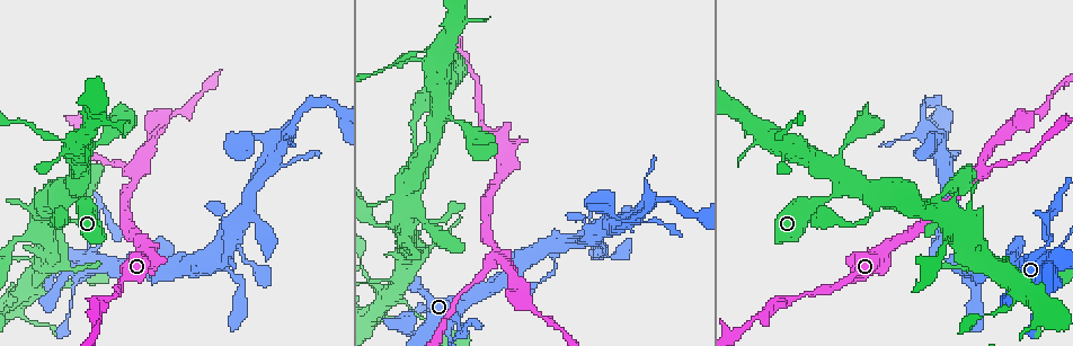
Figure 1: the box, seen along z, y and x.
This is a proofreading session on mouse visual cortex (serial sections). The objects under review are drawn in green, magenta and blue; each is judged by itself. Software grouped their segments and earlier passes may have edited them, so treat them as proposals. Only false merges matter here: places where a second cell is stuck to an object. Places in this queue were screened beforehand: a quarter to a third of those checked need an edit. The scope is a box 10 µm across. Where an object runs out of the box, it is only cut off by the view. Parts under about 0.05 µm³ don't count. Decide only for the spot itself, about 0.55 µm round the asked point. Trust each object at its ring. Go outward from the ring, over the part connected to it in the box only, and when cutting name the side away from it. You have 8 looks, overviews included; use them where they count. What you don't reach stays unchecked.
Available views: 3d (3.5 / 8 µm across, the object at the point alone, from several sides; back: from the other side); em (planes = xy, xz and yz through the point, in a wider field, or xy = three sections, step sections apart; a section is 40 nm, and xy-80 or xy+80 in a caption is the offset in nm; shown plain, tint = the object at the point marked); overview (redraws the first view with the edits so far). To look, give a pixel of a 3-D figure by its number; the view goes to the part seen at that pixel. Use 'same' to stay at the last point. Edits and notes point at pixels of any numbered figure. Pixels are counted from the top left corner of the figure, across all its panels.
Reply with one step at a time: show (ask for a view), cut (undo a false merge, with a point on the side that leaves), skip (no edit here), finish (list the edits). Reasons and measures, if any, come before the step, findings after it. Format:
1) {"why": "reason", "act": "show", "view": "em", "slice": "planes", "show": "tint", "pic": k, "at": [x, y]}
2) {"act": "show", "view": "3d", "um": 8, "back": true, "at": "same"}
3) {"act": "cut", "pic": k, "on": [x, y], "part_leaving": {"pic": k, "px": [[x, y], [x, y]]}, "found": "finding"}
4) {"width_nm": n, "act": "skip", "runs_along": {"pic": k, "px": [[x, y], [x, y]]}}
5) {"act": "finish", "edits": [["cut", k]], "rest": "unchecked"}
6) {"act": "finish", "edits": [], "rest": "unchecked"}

{"why": "thick turns thin", "act": "show", "view": "3d", "um": 3.5, "back": true, "pic": 1, "at": [23, 259]}

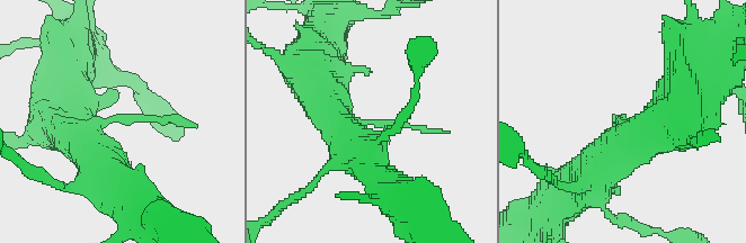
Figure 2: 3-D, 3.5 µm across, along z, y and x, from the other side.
{"arm_widths_nm": [100, 600], "act": "skip", "runs_along": {"pic": 2, "px": [[320, 92], [334, 120], [427, 132]]}, "found": "one cell here"}

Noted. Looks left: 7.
{"why": "narrows sharply", "act": "show", "view": "3d", "um": 3.5, "pic": 1, "at": [1048, 244]}

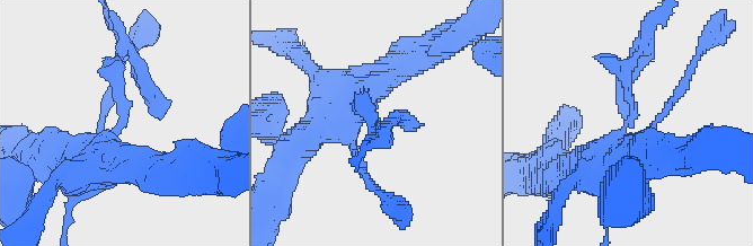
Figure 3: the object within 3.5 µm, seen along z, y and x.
{"act": "cut", "pic": 3, "on": [157, 105], "part_leaving": {"pic": 3, "px": [[120, 122], [116, 67], [134, 63], [148, 91]]}, "found": "a second cell is stuck on"}

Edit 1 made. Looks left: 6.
{"why": "arms part here", "act": "show", "view": "3d", "um": 3.5, "pic": 1, "at": [497, 254]}

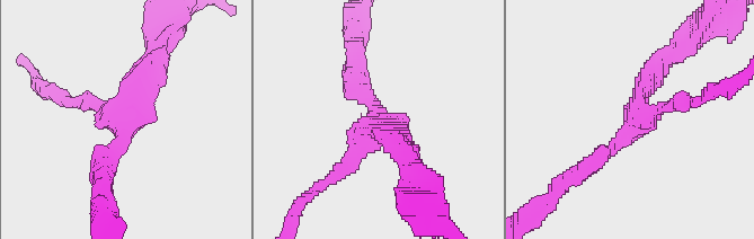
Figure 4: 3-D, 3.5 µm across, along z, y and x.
{"why": "shape alone is not enough", "act": "show", "view": "em", "slice": "xy", "step": 2, "show": "tint", "pic": 4, "at": [374, 124]}

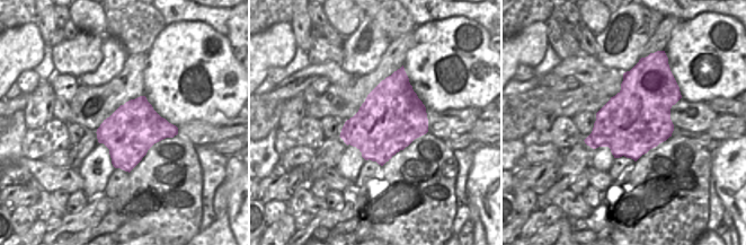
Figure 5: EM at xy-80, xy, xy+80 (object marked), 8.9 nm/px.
{"arms": 3, "arm_widths_nm": [200, 250, 300], "act": "skip", "runs_along": {"pic": 4, "px": [[584, 168], [639, 120], [662, 61]]}, "found": "all the same cell"}

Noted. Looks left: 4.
{"why": "a narrow waist", "act": "show", "view": "3d", "um": 8, "pic": 1, "at": [588, 239]}

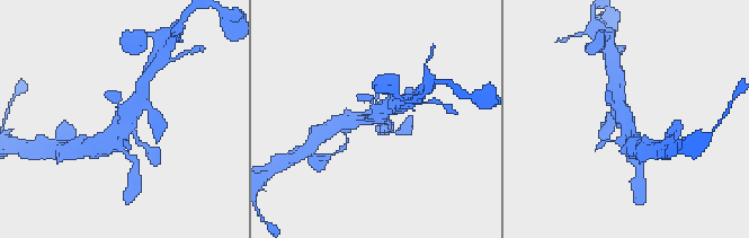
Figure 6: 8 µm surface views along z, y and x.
{"arms": 4, "arm_widths_nm": [100, 150, 400, 500], "act": "show", "view": "em", "slice": "xy", "step": 5, "show": "tint", "at": "same"}

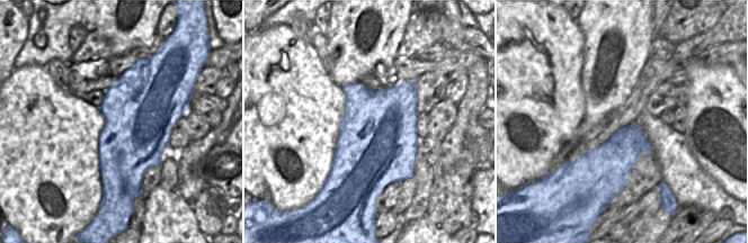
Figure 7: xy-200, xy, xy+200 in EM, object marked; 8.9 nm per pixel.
{"width_nm": 700, "act": "skip", "runs_along": {"pic": 6, "px": [[100, 149], [123, 131], [139, 100]]}, "found": "all the same cell"}

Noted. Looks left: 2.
{"act": "finish", "edits": [["cut", 3]], "rest": "unchecked"}

